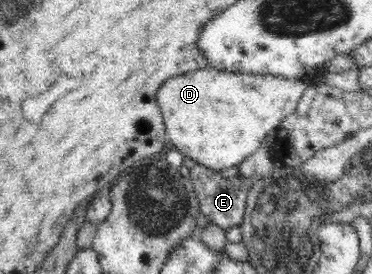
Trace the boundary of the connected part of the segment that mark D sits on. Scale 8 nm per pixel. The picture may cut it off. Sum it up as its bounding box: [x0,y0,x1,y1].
[156,65,308,172]

